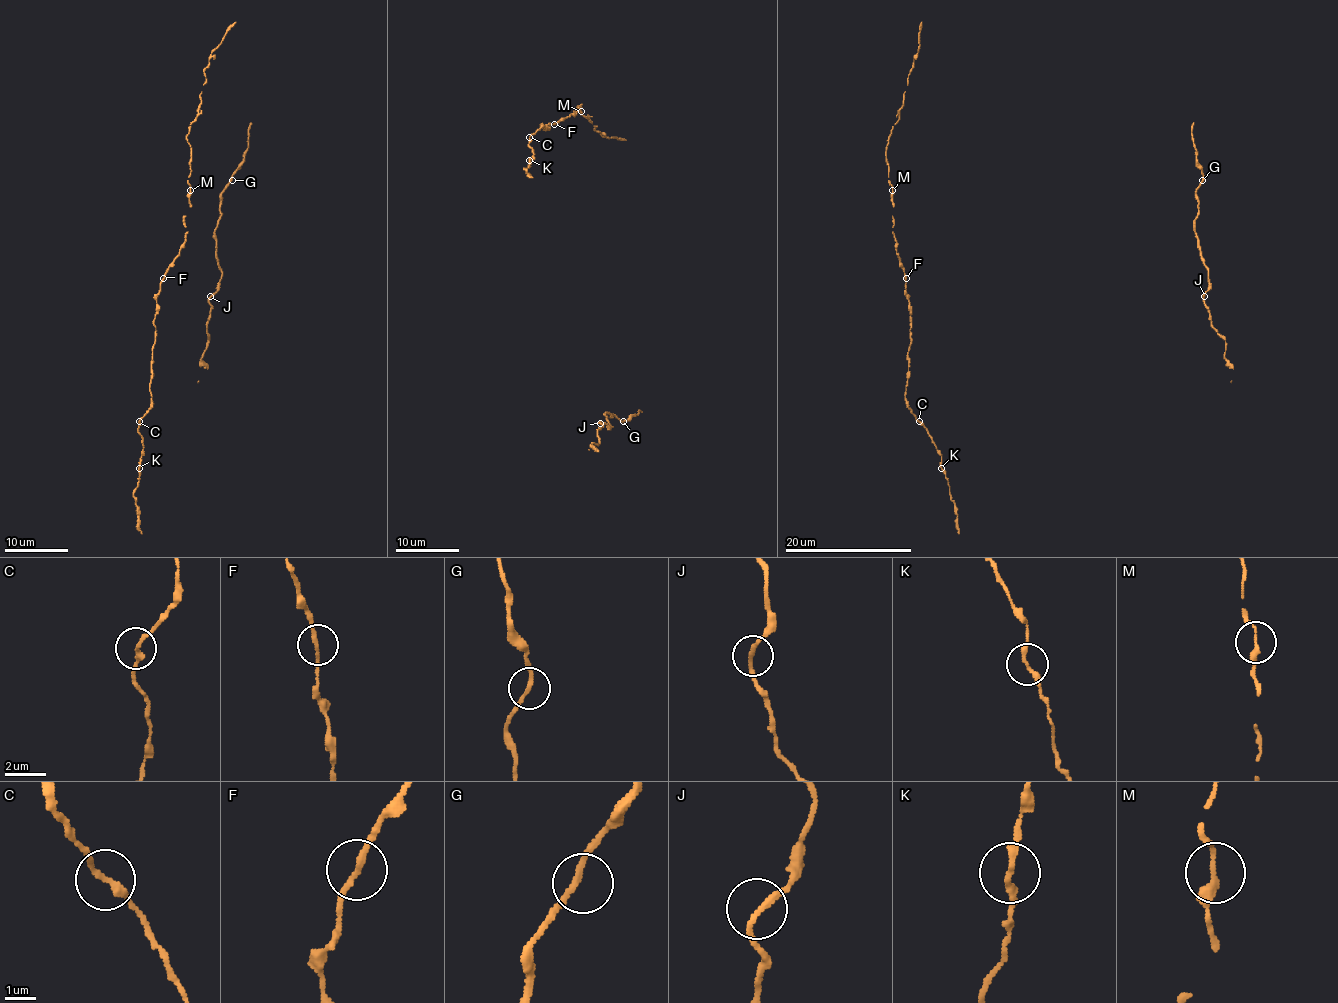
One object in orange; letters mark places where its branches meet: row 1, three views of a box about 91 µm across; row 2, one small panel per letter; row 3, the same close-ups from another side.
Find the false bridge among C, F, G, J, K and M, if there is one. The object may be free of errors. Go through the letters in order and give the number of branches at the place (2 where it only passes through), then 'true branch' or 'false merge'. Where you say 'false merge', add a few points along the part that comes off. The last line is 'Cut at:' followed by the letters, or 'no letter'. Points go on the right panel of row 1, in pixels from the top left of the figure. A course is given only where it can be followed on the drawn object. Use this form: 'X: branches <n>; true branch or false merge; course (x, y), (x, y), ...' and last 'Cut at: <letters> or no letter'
C: branches 2; true branch
F: branches 2; true branch
G: branches 2; true branch
J: branches 2; true branch
K: branches 2; true branch
M: branches 2; true branch
Cut at: no letter

